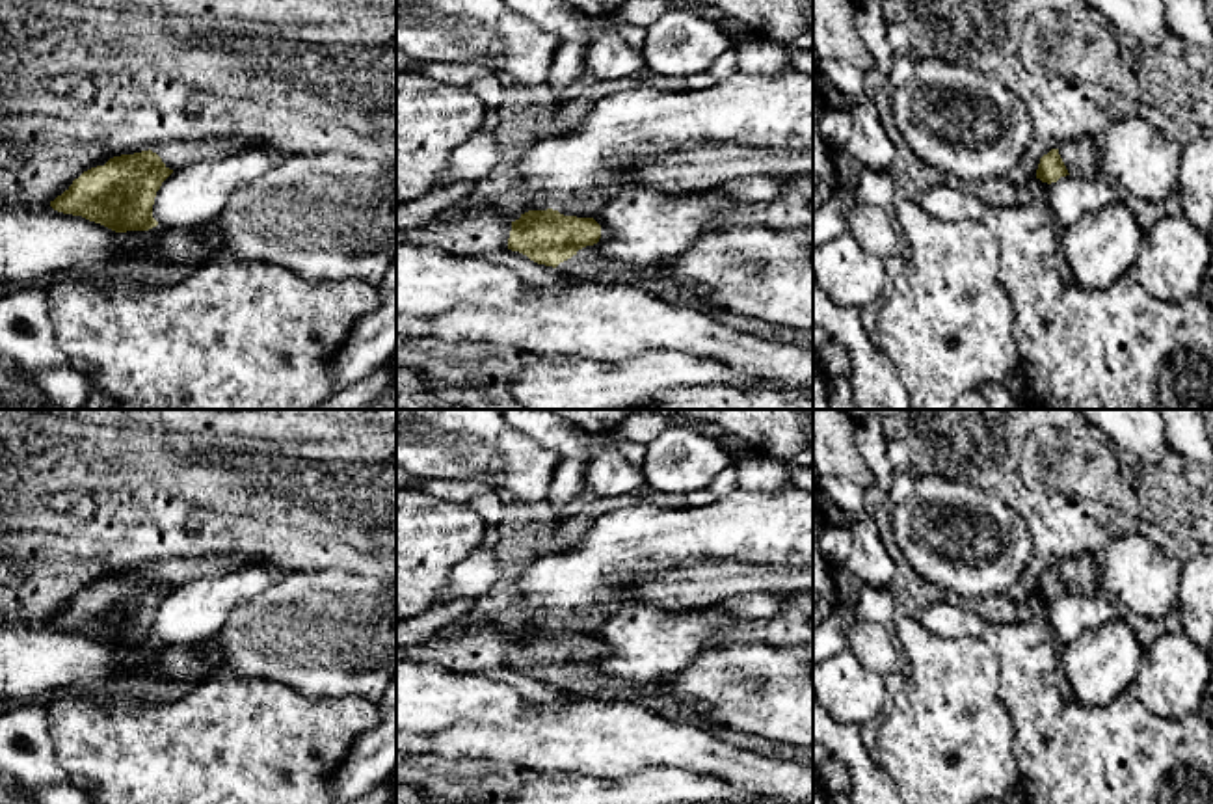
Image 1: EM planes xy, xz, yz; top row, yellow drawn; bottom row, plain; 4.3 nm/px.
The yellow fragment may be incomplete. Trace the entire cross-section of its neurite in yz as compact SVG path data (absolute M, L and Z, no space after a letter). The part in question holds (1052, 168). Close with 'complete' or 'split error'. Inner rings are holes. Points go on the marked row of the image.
M1079 136L1062 141L1057 149L1044 154L1036 169L1036 179L1051 184L1066 175L1098 179L1101 173L1103 168L1098 140Z; split error

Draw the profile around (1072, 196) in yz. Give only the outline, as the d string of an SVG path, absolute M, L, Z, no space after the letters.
M1066 175L1051 184L1034 179L1031 186L1060 229L1086 212L1096 212L1120 201L1116 190L1101 177Z

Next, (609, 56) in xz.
M601 32L588 39L586 76L588 80L621 80L644 71L642 50L633 48L620 34Z

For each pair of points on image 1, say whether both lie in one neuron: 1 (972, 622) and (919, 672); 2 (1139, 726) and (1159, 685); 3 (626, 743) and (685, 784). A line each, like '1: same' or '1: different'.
1: different
2: different
3: different

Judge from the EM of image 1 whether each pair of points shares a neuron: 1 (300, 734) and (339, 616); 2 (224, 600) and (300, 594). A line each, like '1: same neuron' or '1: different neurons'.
1: different neurons
2: different neurons

